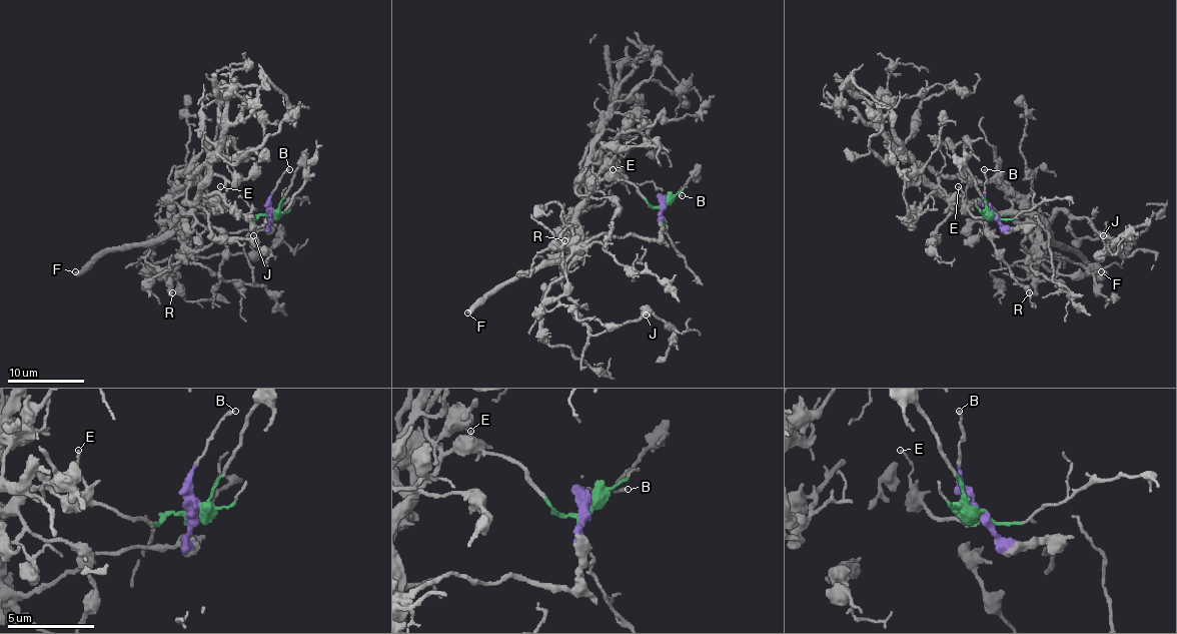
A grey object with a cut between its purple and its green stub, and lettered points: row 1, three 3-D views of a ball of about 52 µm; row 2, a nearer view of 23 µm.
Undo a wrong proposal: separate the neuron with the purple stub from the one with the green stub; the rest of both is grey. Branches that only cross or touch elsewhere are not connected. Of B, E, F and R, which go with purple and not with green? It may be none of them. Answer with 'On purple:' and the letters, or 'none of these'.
On purple: B, R

